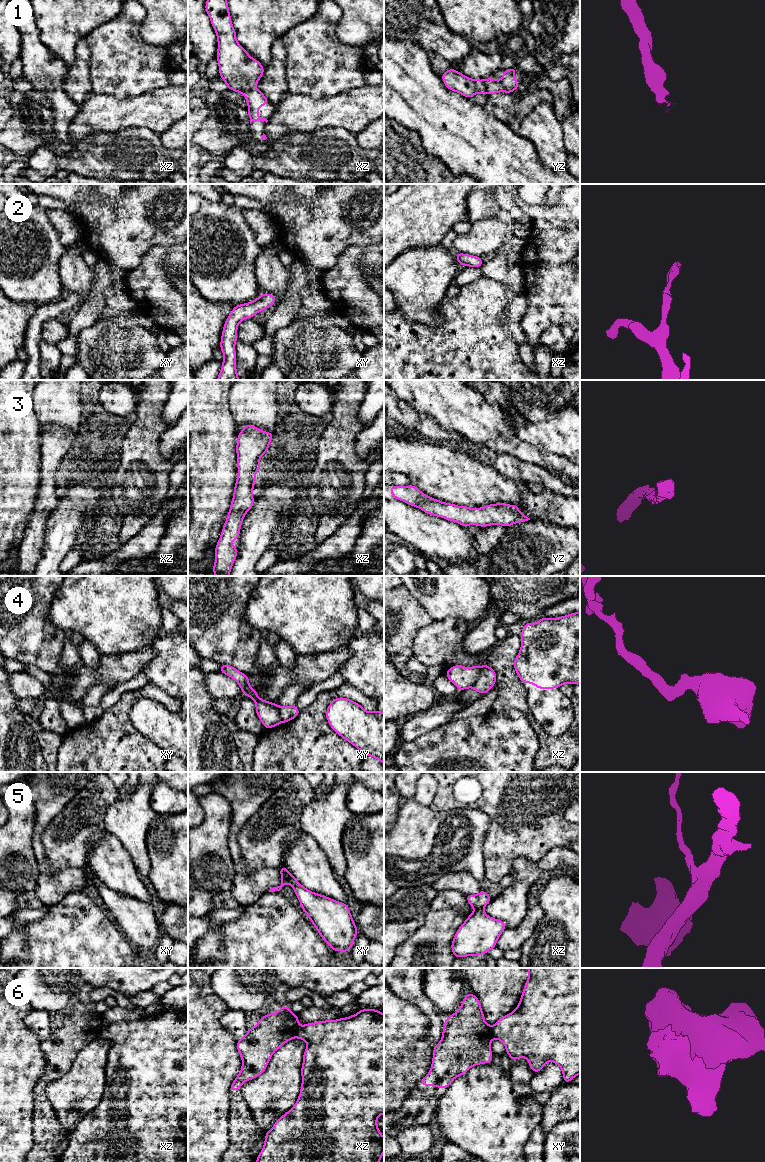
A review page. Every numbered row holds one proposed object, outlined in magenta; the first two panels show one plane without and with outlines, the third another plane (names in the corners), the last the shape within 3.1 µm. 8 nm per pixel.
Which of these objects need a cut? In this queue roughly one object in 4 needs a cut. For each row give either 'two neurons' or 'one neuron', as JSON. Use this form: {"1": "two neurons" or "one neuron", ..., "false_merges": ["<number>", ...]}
{"1": "one neuron", "2": "one neuron", "3": "one neuron", "4": "two neurons", "5": "two neurons", "6": "two neurons", "false_merges": ["4", "5", "6"]}

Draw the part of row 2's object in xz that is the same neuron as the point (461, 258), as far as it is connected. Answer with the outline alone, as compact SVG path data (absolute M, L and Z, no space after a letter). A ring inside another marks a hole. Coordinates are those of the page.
M455 253L455 256L459 265L480 268L483 264L481 257L478 256L467 255L464 253Z

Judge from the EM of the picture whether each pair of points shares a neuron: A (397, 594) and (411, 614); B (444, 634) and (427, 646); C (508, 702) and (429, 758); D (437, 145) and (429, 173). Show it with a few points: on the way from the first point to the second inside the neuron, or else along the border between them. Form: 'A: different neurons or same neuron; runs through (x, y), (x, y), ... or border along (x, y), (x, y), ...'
A: same neuron; runs through (397, 599), (406, 609)
B: same neuron; runs through (440, 638), (431, 646)
C: different neurons; border along (491, 710), (519, 711)
D: different neurons; border along (425, 151), (443, 163), (452, 172)

